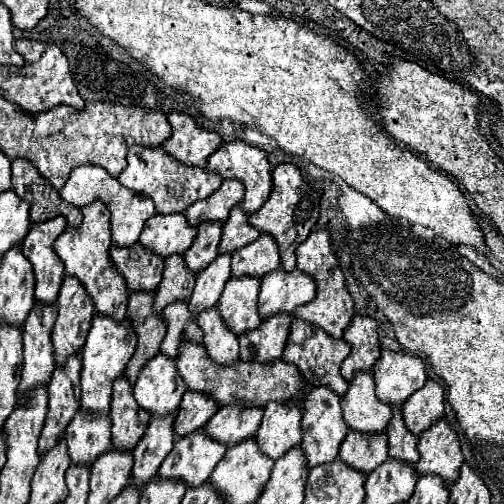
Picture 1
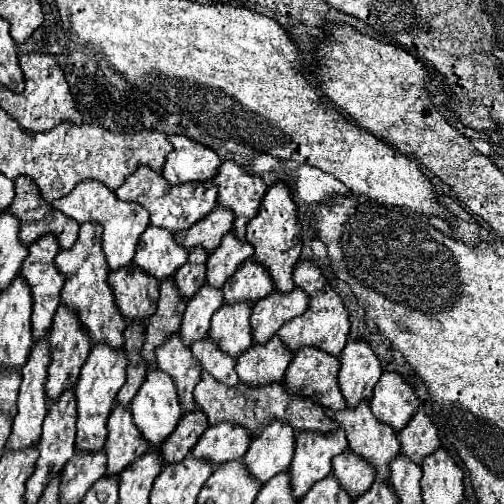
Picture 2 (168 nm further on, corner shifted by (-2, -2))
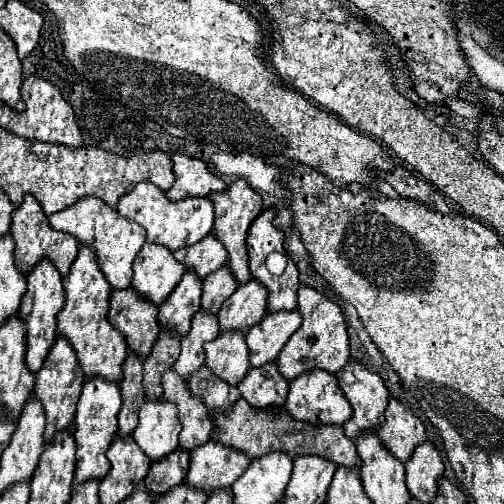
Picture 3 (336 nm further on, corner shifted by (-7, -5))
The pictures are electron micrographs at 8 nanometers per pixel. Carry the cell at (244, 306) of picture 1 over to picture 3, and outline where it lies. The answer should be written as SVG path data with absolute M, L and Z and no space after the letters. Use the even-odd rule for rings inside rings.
M221 332L205 346L205 366L227 384L237 386L249 370L249 350L245 334Z

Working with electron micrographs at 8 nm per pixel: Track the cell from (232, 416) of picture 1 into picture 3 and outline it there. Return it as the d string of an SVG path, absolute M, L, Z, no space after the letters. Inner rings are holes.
M209 440L191 452L191 466L185 482L207 494L225 490L231 488L233 482L247 470L249 462L251 460L243 452Z

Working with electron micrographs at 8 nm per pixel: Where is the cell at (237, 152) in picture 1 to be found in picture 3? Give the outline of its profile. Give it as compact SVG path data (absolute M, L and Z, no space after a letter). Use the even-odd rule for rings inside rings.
M237 180L233 182L225 192L217 192L209 196L213 206L215 206L215 238L225 246L227 254L229 254L229 270L235 276L237 284L247 284L247 280L251 280L251 272L249 272L249 262L247 262L247 246L245 246L245 238L247 238L247 230L253 224L253 220L261 214L261 196L249 188L247 182Z

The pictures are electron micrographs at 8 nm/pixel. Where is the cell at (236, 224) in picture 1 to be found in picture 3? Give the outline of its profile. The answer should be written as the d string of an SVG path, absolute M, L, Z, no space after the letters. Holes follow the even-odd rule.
M227 266L219 268L215 274L209 274L209 278L203 282L201 310L217 314L223 300L227 300L235 292L235 288L237 288L237 282Z

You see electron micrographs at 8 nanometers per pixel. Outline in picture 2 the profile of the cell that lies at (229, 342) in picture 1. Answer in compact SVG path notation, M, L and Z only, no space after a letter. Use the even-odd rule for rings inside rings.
M206 335L206 339L200 339L198 343L190 345L194 357L202 363L202 369L208 371L216 381L226 385L236 385L240 379L236 375L236 359L220 351L220 347Z

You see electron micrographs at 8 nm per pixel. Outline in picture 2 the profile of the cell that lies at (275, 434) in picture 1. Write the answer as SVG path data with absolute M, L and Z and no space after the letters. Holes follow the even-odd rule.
M274 419L274 423L268 423L264 427L258 439L252 439L244 455L244 463L260 483L266 483L270 477L290 467L294 447L296 439L290 423Z

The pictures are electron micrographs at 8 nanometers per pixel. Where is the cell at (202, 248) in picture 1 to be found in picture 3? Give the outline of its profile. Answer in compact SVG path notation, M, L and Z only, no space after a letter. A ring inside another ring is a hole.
M185 272L177 288L169 298L159 306L159 326L161 330L173 330L179 336L185 336L191 330L191 318L201 308L201 280Z

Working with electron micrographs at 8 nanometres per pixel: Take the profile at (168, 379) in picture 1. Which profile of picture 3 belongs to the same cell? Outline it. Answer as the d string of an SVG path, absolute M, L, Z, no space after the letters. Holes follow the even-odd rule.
M165 400L143 402L139 410L139 426L133 432L137 446L153 460L163 460L177 450L177 436L181 422L177 418L177 406Z

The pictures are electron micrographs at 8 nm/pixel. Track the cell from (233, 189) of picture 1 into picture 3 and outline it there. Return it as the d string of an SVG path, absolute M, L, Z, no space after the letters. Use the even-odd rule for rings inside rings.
M209 234L207 238L203 238L203 242L197 242L195 246L185 246L183 250L177 250L173 256L199 278L207 278L211 272L219 270L227 262L227 250L221 246L221 242L217 242L213 234Z

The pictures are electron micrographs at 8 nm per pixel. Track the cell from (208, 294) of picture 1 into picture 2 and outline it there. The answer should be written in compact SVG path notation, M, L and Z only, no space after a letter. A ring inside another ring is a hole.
M204 283L198 293L188 301L186 313L182 317L182 327L180 335L184 343L192 343L196 339L202 339L208 335L210 329L210 319L216 309L222 307L222 291L218 287L210 287Z

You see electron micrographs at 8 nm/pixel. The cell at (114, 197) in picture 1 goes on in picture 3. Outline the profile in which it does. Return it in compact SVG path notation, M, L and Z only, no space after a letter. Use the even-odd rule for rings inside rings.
M95 196L83 198L83 200L75 202L75 206L65 208L63 212L51 214L49 224L51 224L51 228L55 228L59 232L67 232L67 234L75 236L79 240L79 244L95 250L99 270L103 272L105 280L111 284L113 290L125 290L131 286L131 278L133 278L131 264L133 264L133 258L137 256L137 252L145 244L145 230L141 226L137 226L135 222L131 222L127 218L121 218L117 214L117 210L111 210L105 202L101 202Z

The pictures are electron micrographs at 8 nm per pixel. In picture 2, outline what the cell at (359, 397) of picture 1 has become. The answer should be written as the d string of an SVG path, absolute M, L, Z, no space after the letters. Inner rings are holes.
M362 401L358 403L354 409L342 409L338 413L334 413L334 419L346 429L346 437L348 437L348 445L354 453L358 453L360 457L364 457L366 461L370 461L374 467L376 467L376 479L388 479L390 475L390 469L388 469L388 463L398 455L400 451L400 443L396 439L396 431L382 423L380 419L374 417L374 413L370 411L370 403L368 401Z

